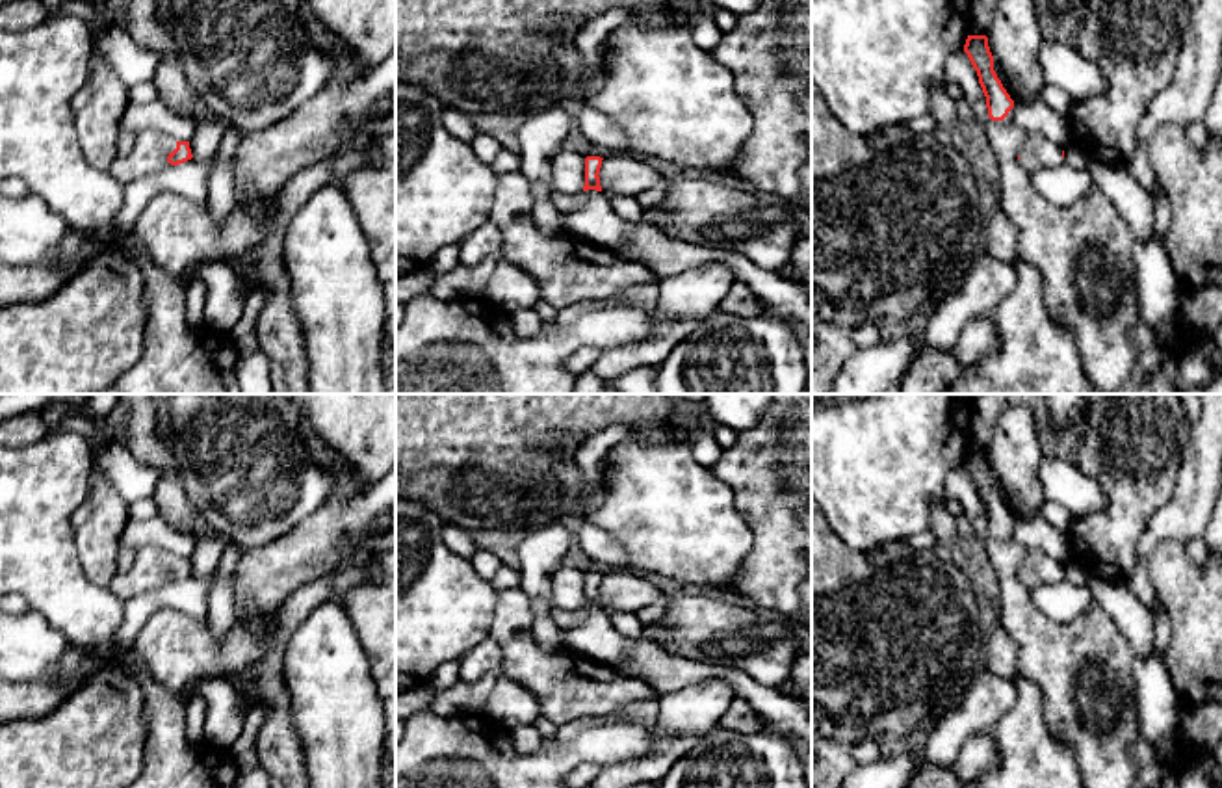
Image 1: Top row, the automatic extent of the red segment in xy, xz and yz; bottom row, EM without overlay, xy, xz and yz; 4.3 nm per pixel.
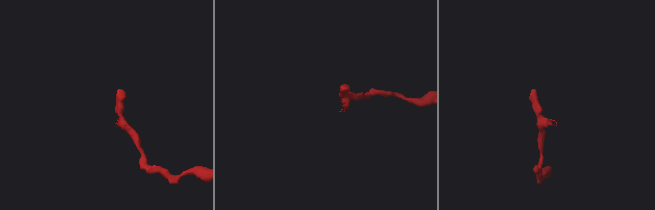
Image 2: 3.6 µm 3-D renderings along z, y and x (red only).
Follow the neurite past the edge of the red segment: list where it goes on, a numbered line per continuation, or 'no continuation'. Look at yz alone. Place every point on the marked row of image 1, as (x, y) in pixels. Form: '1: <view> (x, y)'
1: yz (1037, 151)

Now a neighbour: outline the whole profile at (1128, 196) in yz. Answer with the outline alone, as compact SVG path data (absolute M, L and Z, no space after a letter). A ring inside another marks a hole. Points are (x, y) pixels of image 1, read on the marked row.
M1092 160L1086 169L1092 182L1125 219L1135 240L1148 240L1155 227L1155 197L1125 169Z

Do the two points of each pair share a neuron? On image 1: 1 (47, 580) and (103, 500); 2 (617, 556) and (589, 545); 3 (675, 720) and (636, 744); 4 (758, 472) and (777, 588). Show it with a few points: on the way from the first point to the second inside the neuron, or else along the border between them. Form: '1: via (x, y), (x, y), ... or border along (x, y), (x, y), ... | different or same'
1: border along (75, 530), (77, 558), (91, 582) | different
2: via (610, 551), (597, 545) | same
3: border along (652, 729), (656, 736) | different
4: via (777, 500), (777, 560) | same

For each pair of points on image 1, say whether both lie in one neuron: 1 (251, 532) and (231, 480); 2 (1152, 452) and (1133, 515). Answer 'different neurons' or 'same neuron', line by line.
1: same neuron
2: same neuron

